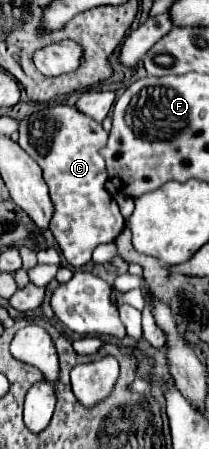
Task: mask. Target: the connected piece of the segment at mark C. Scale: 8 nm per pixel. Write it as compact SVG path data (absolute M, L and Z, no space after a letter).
M52 104L52 106L46 106L38 112L32 112L26 118L22 118L20 126L18 126L18 134L20 134L18 144L42 168L44 180L50 188L50 198L56 206L54 218L50 220L50 230L52 230L52 234L54 234L54 238L56 238L56 242L62 250L62 256L64 256L64 260L70 268L80 268L80 266L84 266L86 262L92 260L92 252L94 252L96 246L114 242L116 236L124 230L124 218L118 210L118 204L104 188L108 176L106 176L104 158L100 156L100 148L106 144L108 132L102 128L100 122L82 114L76 106Z

